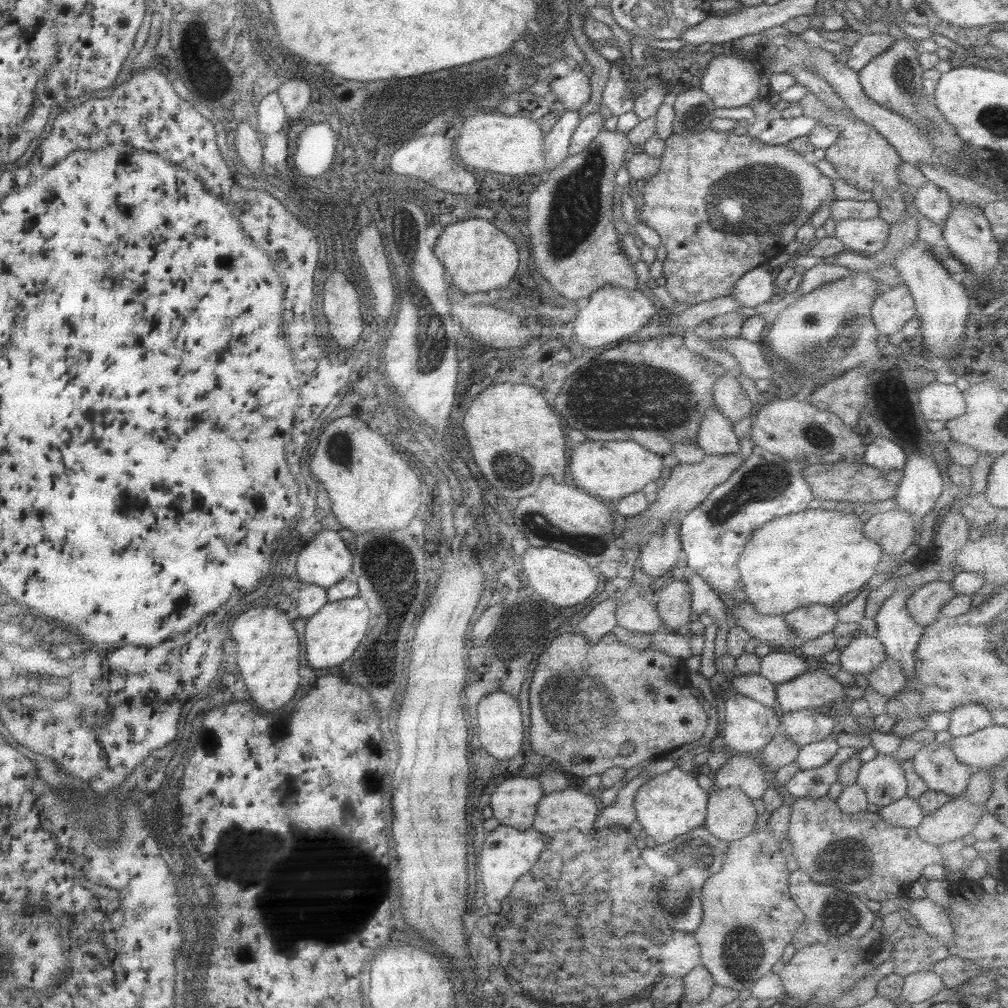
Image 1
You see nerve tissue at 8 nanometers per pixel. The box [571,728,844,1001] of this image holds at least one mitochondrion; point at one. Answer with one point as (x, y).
(740, 945)

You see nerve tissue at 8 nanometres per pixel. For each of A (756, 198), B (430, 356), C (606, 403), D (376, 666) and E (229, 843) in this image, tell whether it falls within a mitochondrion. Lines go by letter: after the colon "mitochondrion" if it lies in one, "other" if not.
A: mitochondrion
B: mitochondrion
C: mitochondrion
D: other
E: mitochondrion

